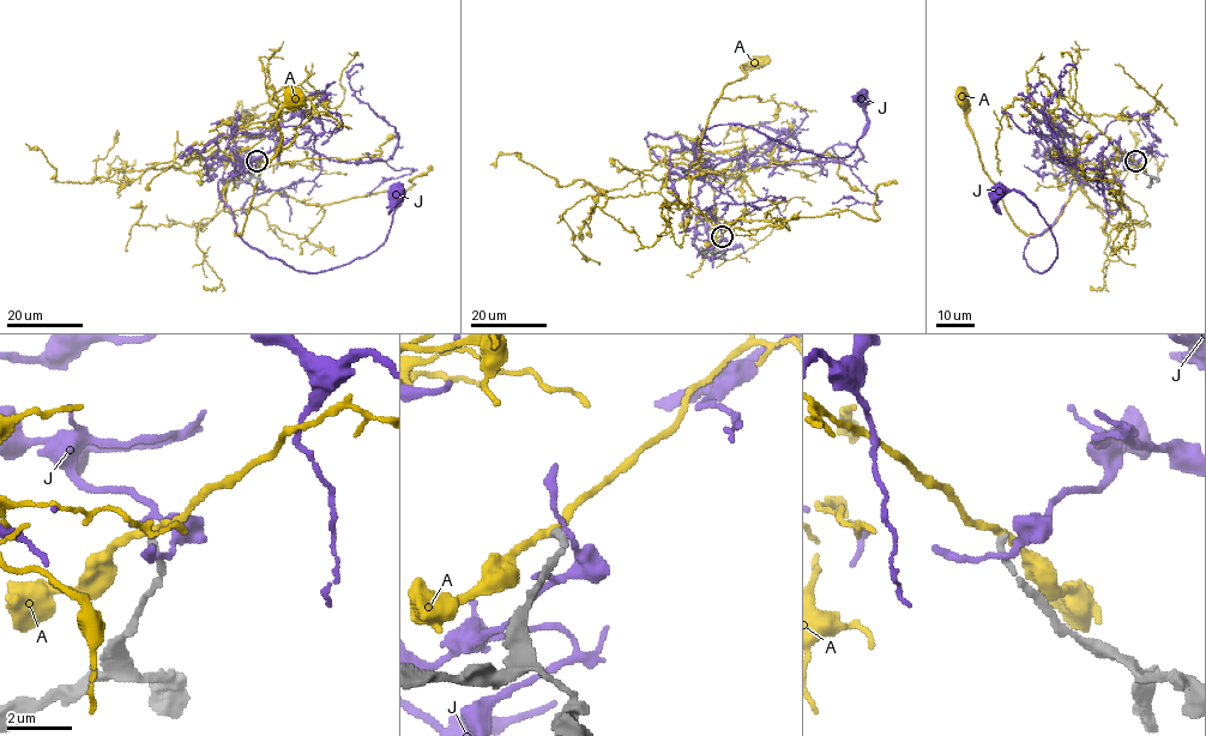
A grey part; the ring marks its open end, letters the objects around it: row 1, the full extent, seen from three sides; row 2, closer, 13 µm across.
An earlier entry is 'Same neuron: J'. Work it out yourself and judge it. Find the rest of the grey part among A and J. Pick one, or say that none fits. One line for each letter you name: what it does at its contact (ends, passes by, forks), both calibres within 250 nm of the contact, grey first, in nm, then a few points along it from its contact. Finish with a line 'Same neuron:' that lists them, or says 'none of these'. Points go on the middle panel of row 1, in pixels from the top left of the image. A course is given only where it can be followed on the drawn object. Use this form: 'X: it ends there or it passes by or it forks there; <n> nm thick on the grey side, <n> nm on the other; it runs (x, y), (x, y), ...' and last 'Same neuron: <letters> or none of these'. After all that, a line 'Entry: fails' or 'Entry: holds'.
Same neuron: none of these
Entry: fails

